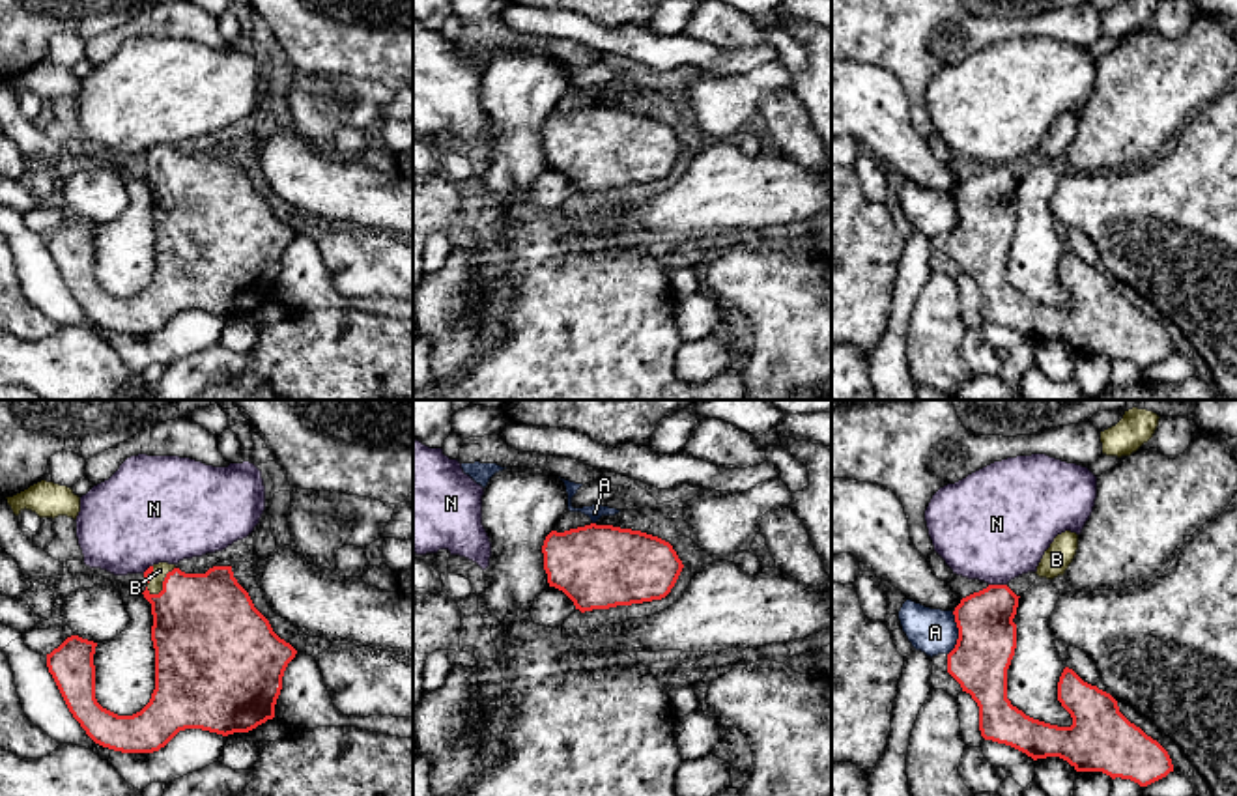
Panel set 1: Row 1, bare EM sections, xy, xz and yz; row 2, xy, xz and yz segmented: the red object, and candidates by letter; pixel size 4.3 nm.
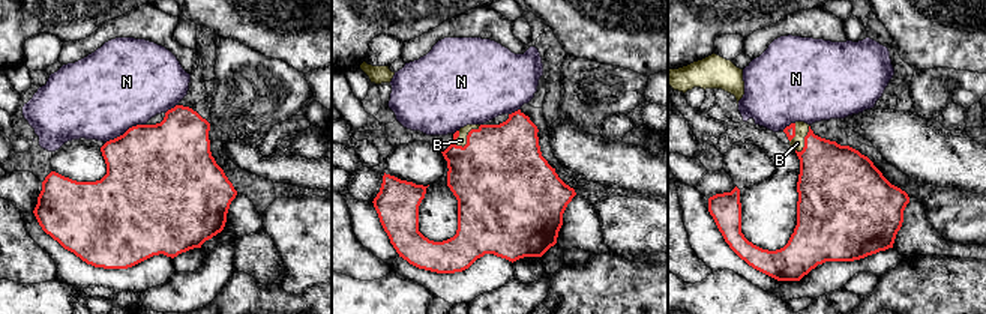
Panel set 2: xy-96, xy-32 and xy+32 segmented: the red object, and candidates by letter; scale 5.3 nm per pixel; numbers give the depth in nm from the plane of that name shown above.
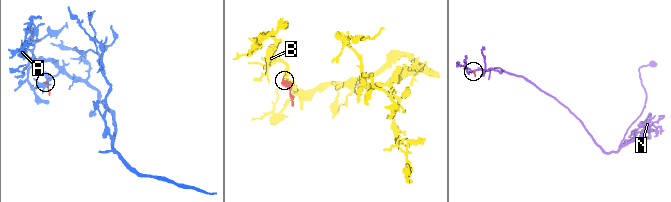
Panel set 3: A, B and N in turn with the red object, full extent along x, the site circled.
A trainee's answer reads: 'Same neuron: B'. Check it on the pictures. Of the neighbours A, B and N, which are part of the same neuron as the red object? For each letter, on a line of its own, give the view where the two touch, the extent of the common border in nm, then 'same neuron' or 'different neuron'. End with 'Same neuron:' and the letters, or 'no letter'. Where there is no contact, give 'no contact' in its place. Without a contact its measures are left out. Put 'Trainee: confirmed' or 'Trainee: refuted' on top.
Trainee: confirmed
A: contact in yz; length 190 nm; different neuron
B: contact in xy; length 170 nm; same neuron
N: contact in yz; length 80 nm; different neuron
Same neuron: B

